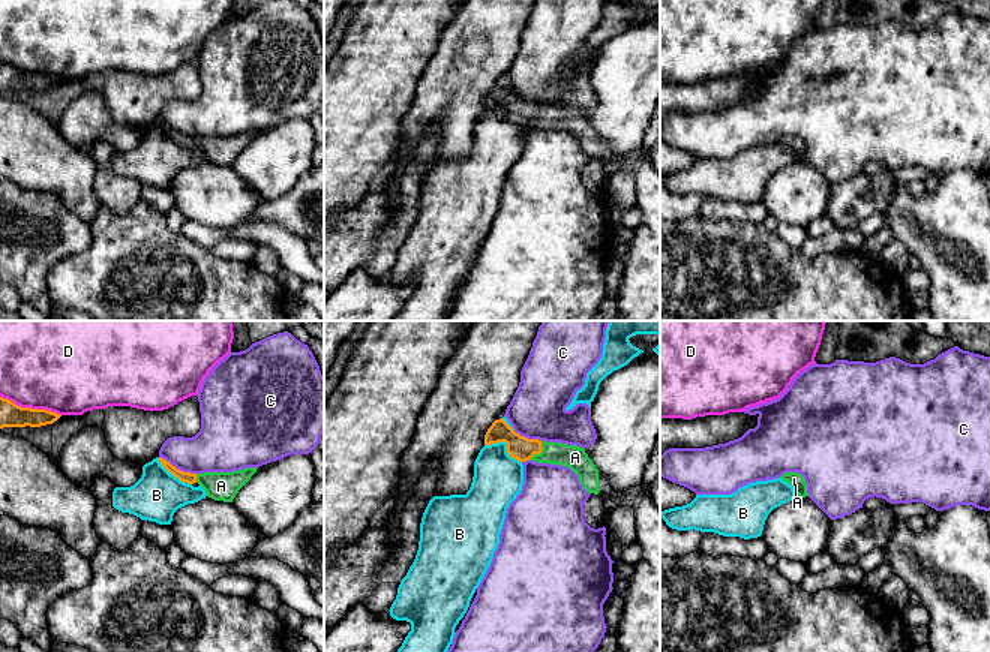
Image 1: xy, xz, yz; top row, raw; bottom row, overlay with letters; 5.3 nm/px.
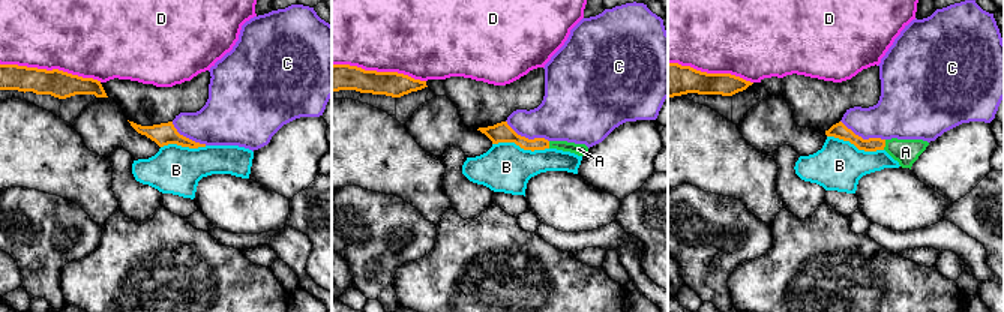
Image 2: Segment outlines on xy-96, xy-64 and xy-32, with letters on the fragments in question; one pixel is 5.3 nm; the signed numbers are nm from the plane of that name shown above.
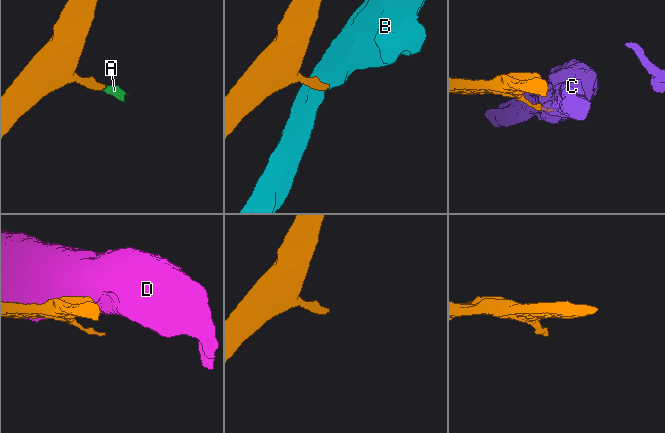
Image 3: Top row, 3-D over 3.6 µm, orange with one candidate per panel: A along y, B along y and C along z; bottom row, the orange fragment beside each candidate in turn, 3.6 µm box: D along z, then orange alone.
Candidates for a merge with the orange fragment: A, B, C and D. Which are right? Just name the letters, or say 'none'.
A

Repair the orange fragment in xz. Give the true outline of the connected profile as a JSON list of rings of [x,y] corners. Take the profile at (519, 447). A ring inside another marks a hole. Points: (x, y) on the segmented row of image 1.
[[[502,418],[495,420],[484,435],[484,445],[506,442],[510,457],[526,462],[549,463],[570,468],[588,493],[610,496],[620,507],[632,507],[636,517],[636,543],[644,550],[644,558],[636,564],[634,574],[628,579],[628,592],[624,598],[622,619],[618,627],[618,643],[622,652],[660,652],[660,510],[651,496],[644,493],[642,484],[618,493],[598,472],[584,448],[561,442],[528,439],[516,433]]]

